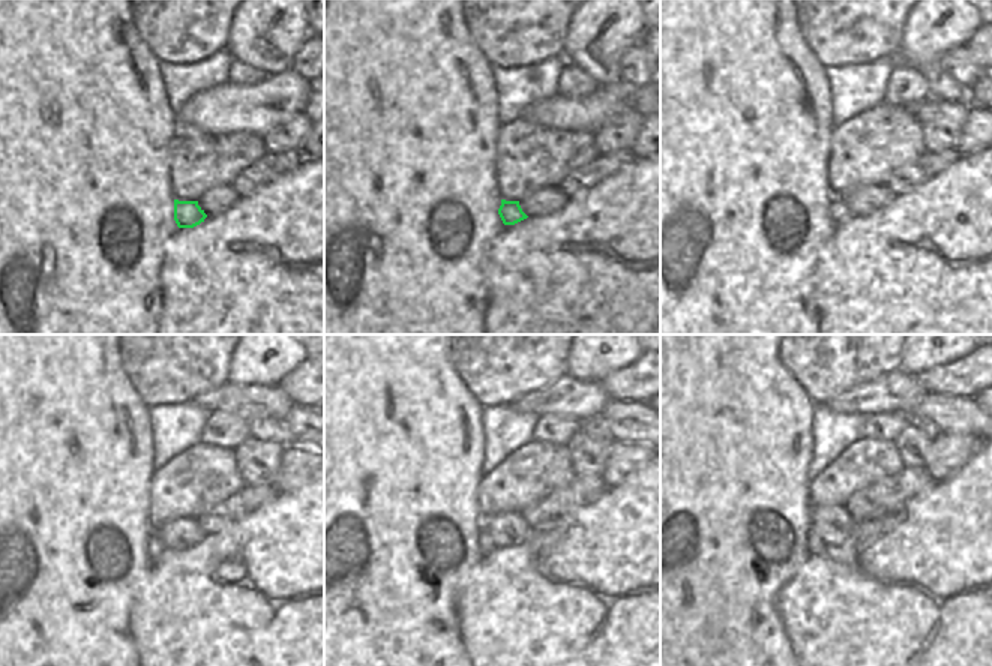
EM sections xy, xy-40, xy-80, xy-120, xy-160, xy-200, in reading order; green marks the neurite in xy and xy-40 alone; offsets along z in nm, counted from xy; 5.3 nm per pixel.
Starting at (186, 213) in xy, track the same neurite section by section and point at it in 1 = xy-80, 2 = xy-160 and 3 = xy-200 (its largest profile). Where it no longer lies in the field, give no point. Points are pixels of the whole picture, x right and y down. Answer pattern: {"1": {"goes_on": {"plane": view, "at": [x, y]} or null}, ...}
{"1": {"goes_on": {"plane": "xy-80", "at": [838, 212]}}, "2": {"goes_on": {"plane": "xy-160", "at": [485, 543]}}, "3": {"goes_on": {"plane": "xy-200", "at": [815, 545]}}}

